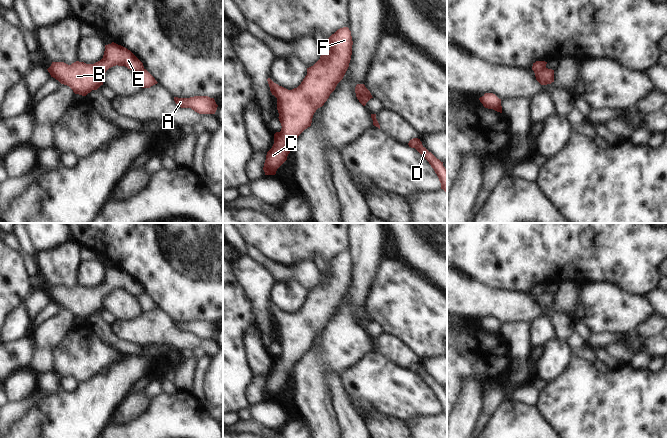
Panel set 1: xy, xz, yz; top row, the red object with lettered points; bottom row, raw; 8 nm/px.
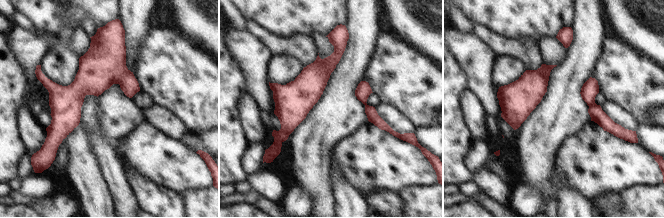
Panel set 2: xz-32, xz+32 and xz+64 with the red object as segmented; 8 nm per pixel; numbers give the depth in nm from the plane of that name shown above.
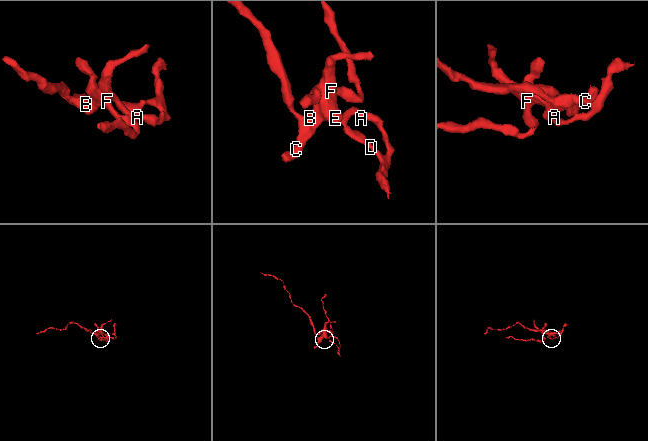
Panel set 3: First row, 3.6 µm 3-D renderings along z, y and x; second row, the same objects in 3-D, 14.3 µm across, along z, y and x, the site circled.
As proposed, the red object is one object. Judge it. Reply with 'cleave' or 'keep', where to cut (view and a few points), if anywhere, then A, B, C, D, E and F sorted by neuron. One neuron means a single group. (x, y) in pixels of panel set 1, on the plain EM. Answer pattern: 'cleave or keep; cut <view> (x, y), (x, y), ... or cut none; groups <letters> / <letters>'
cleave; cut xz (366, 312), (358, 323); groups A D / B C E F

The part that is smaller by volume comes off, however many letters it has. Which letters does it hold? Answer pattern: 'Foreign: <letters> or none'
Foreign: A, D

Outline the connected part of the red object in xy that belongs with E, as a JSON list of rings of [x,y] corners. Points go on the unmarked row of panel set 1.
[[[112,266],[105,269],[103,282],[94,288],[79,285],[71,289],[52,286],[47,294],[51,301],[69,310],[75,318],[86,320],[103,309],[106,295],[116,289],[125,290],[135,297],[144,292],[143,287],[130,274]]]

